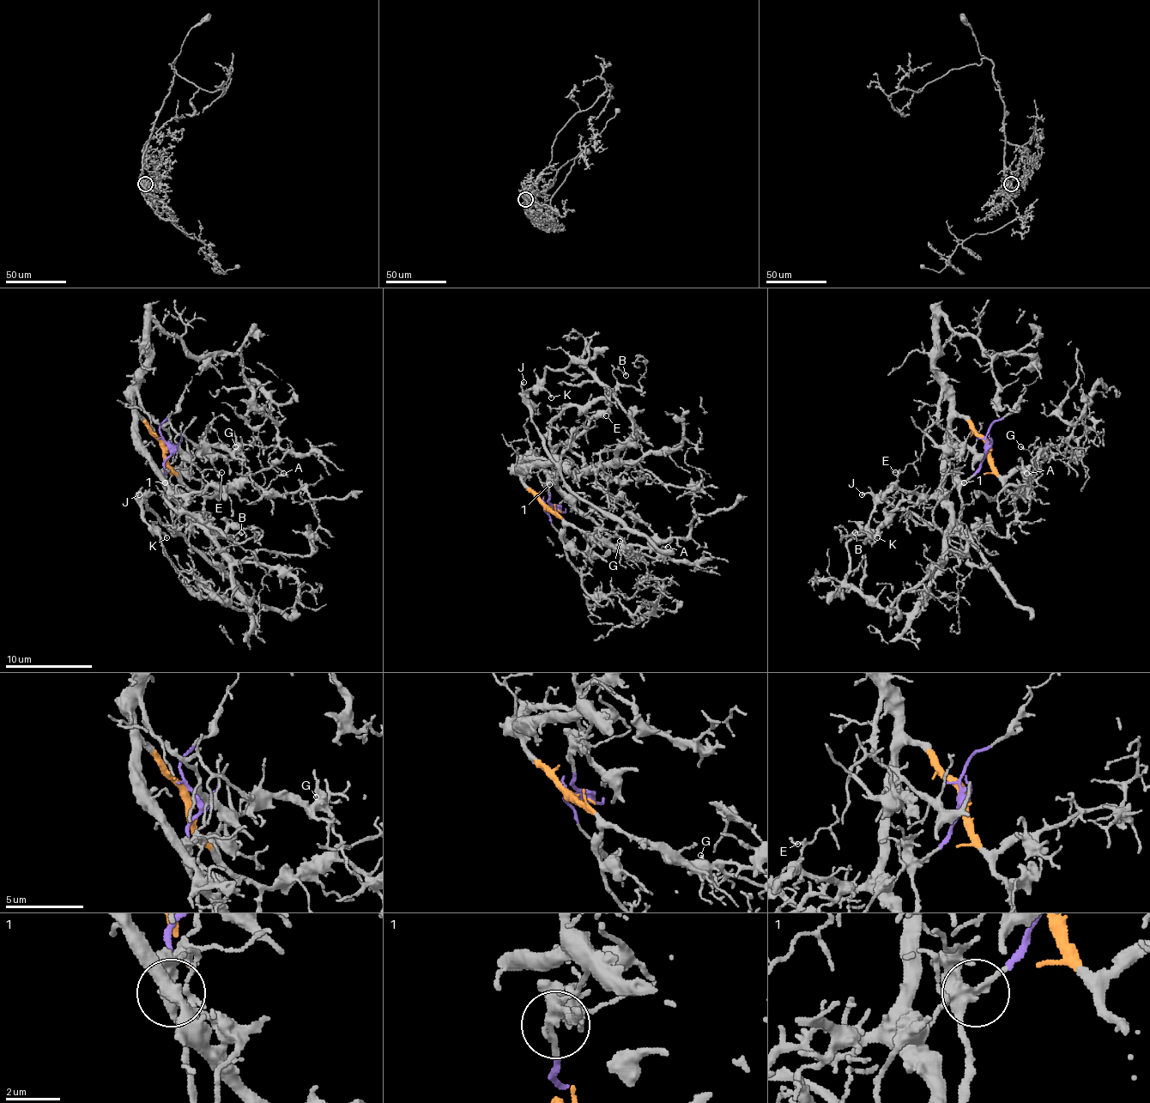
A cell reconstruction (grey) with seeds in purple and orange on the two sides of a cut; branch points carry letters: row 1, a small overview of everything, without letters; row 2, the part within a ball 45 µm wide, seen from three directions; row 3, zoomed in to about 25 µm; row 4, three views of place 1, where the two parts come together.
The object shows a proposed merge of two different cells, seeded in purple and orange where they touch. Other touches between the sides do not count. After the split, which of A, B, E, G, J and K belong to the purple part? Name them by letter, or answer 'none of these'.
J, K

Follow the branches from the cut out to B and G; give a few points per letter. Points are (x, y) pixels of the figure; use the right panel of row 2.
B: (986, 445), (956, 416), (936, 490), (886, 514), (871, 538), (849, 536), (856, 531)
G: (986, 445), (990, 469), (1014, 497), (1037, 460), (1021, 446)

